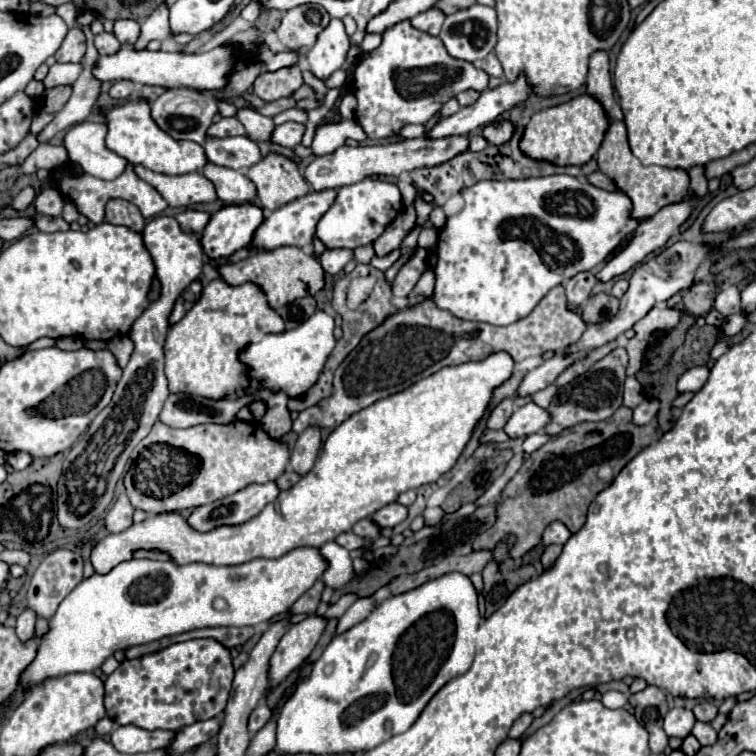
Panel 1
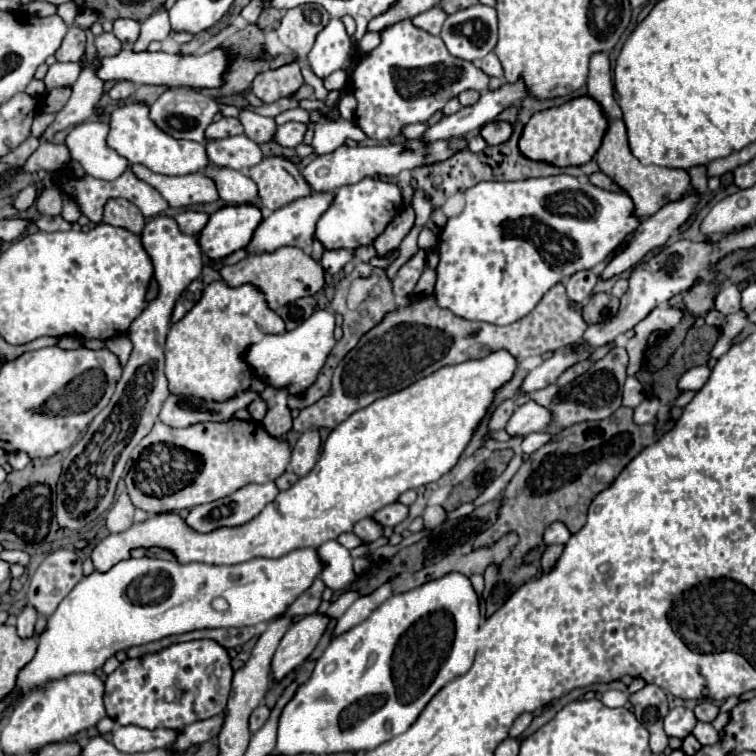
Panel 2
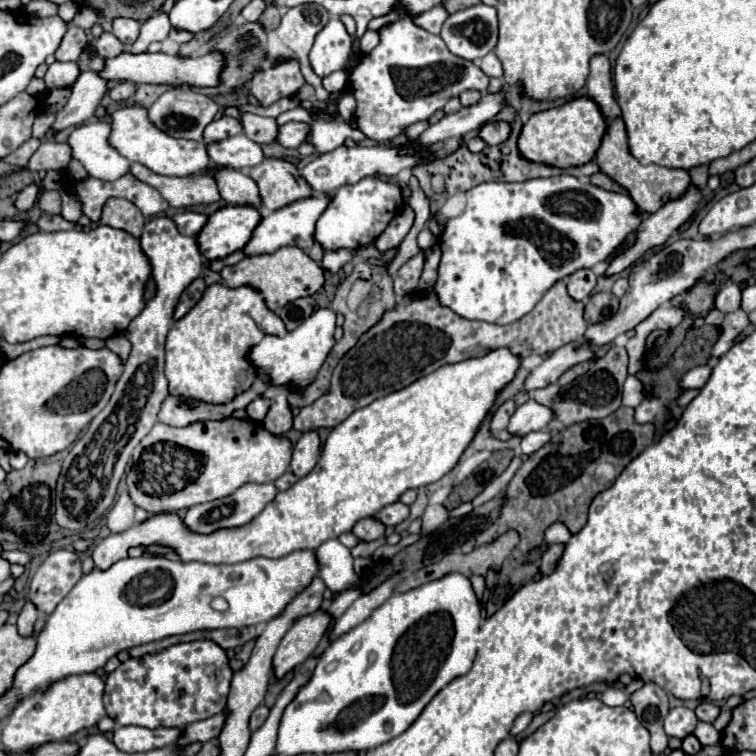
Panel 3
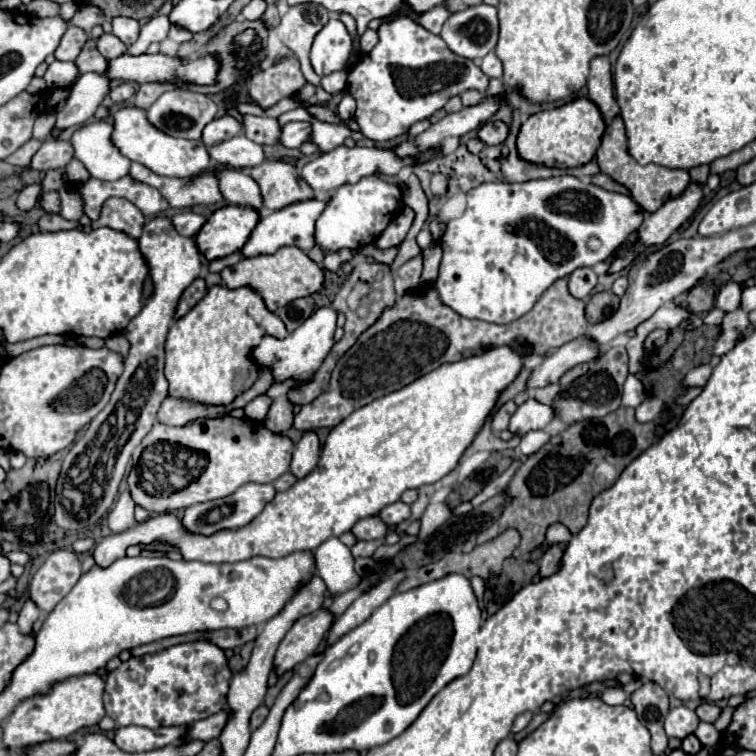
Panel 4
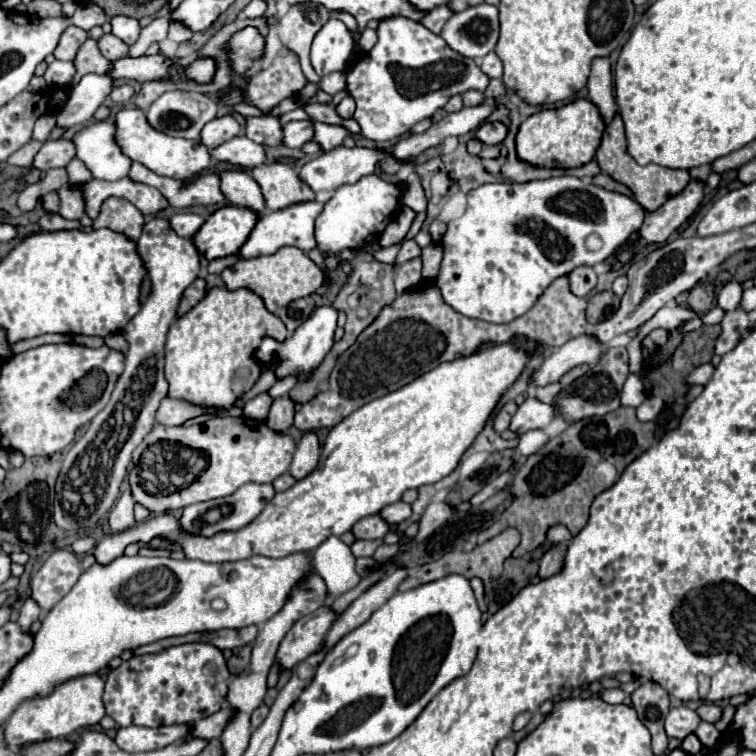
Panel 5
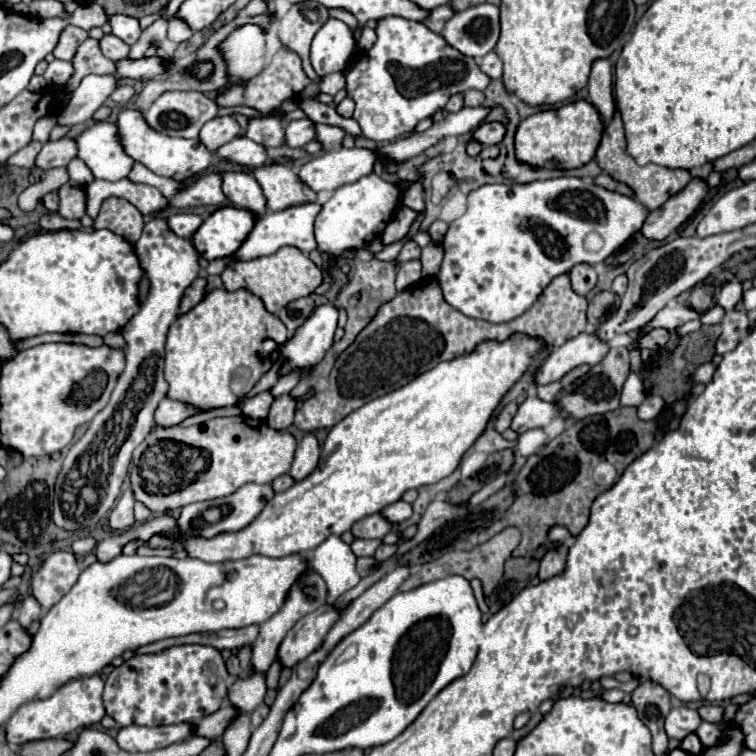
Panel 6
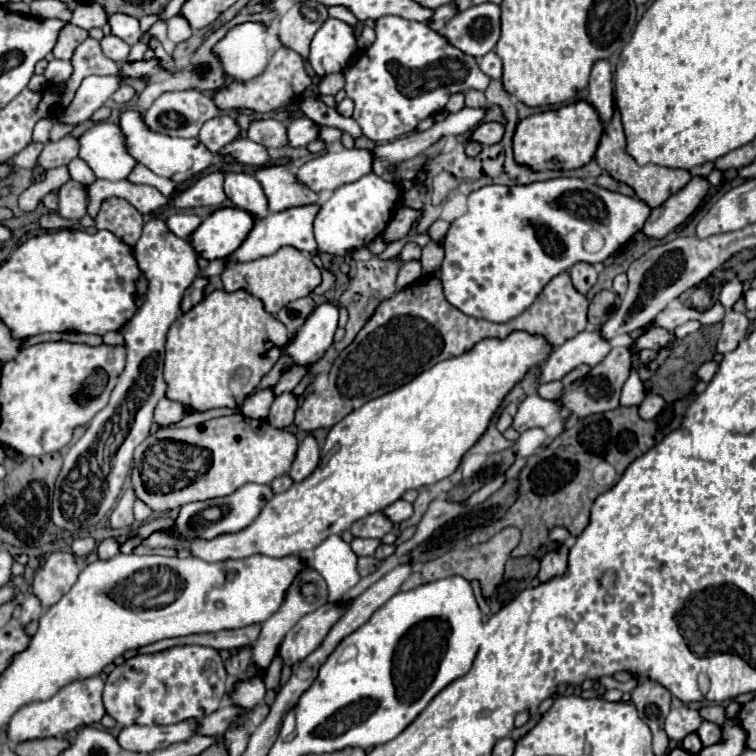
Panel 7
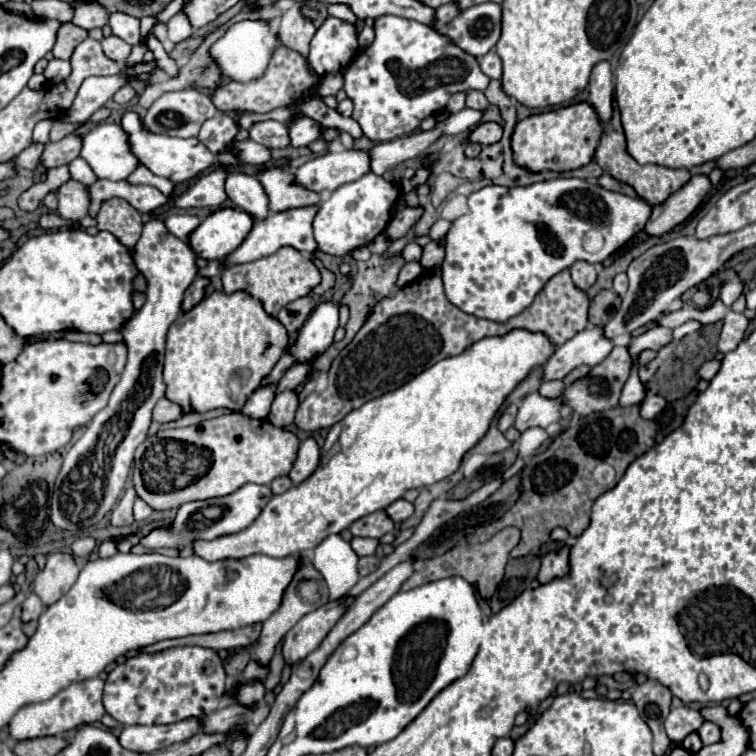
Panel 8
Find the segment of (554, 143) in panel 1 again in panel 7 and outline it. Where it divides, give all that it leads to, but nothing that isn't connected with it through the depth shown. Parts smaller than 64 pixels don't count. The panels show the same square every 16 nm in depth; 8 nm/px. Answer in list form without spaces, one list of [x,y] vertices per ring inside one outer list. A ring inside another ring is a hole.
[[[586,100],[562,106],[558,110],[546,110],[524,118],[514,134],[514,158],[530,168],[572,170],[588,164],[594,158],[602,136],[602,124],[598,112]]]

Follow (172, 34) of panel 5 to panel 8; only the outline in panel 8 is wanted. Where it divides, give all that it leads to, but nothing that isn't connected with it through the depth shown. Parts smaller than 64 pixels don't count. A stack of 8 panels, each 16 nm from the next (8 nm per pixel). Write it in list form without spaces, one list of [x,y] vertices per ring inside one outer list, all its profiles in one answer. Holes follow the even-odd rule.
[[[178,12],[174,18],[168,20],[168,38],[170,38],[172,42],[188,40],[188,38],[192,36],[192,32],[194,32],[194,30],[192,30],[188,18],[186,18],[182,12]]]

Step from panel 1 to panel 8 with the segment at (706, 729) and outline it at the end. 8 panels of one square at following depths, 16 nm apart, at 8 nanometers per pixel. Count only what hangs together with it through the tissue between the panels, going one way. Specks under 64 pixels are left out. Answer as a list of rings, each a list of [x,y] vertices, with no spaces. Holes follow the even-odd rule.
[[[704,722],[698,728],[698,736],[700,736],[700,740],[702,740],[704,746],[716,744],[720,740],[720,728],[716,728],[716,724],[712,724],[712,722]]]

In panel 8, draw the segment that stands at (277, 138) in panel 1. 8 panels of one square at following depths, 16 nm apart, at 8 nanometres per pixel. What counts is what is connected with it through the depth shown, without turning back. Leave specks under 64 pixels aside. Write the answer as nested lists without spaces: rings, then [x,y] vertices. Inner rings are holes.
[[[308,116],[296,118],[288,124],[288,138],[290,138],[290,146],[308,146],[310,142],[320,138],[320,130],[322,126],[314,120],[310,120]]]

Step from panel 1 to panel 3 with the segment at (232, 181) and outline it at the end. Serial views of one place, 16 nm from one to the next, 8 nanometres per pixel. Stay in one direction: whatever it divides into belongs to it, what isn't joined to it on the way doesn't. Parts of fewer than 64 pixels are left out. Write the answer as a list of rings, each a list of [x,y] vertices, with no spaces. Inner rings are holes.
[[[212,166],[212,168],[206,168],[206,174],[216,180],[218,192],[224,202],[240,204],[240,206],[244,206],[244,204],[260,206],[256,182],[246,172]]]

